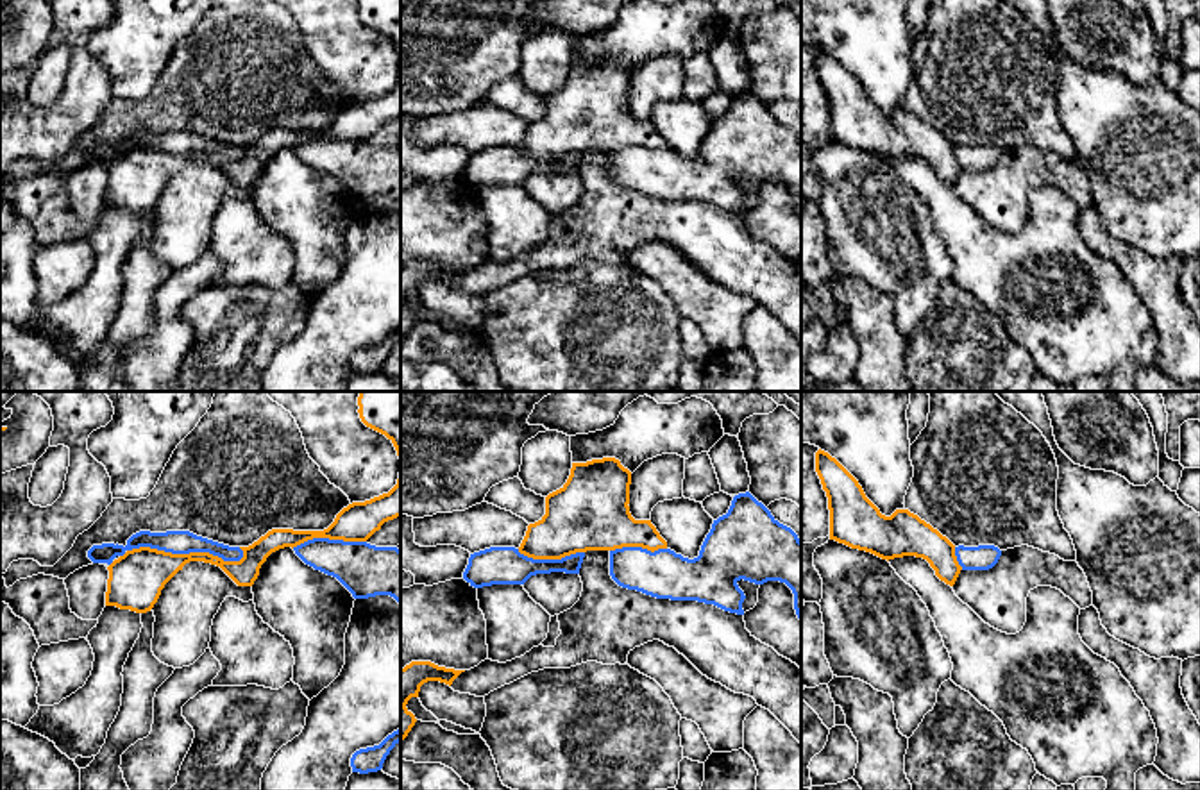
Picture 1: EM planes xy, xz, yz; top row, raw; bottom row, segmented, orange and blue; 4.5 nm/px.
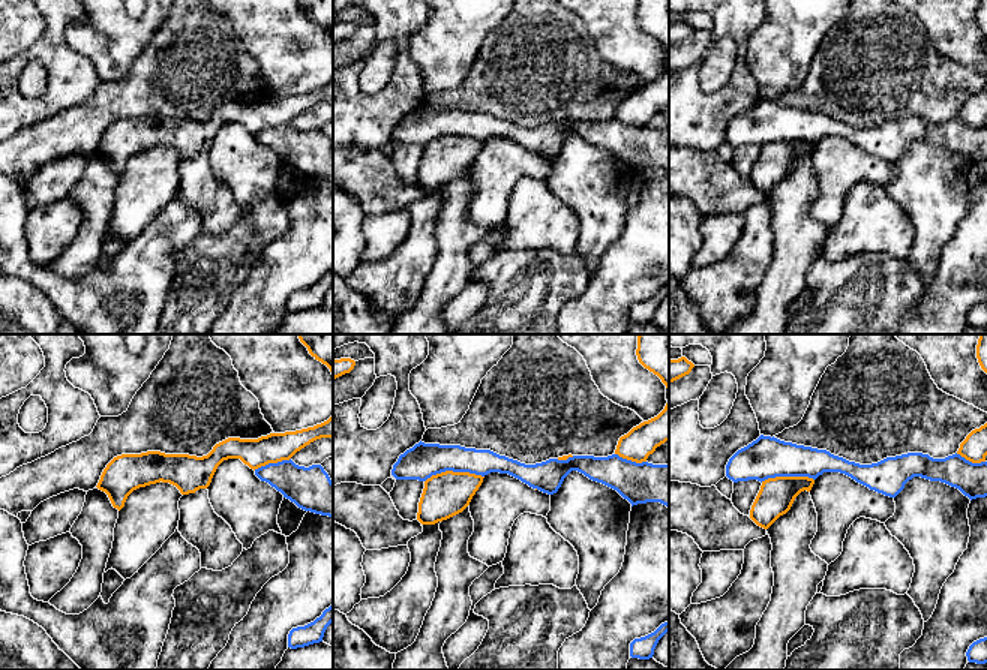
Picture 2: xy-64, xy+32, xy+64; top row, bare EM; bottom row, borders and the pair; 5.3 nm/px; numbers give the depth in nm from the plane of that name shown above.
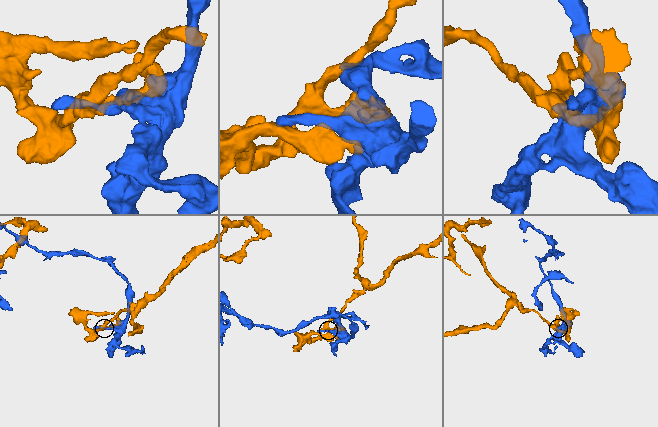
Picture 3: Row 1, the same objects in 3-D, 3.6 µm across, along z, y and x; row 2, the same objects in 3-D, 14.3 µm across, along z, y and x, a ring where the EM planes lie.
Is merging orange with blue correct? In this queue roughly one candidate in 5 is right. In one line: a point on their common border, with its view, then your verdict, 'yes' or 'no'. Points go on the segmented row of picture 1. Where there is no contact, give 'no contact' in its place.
contact xy (183, 554); no

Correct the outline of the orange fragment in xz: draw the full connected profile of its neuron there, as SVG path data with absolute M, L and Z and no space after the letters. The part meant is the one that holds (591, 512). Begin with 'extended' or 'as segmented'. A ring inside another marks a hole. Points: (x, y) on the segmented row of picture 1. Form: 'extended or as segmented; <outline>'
as segmented; M615 458L572 463L567 483L545 497L545 515L528 525L519 552L533 559L562 559L587 550L642 547L651 552L667 549L651 520L635 520L630 513L631 472Z

